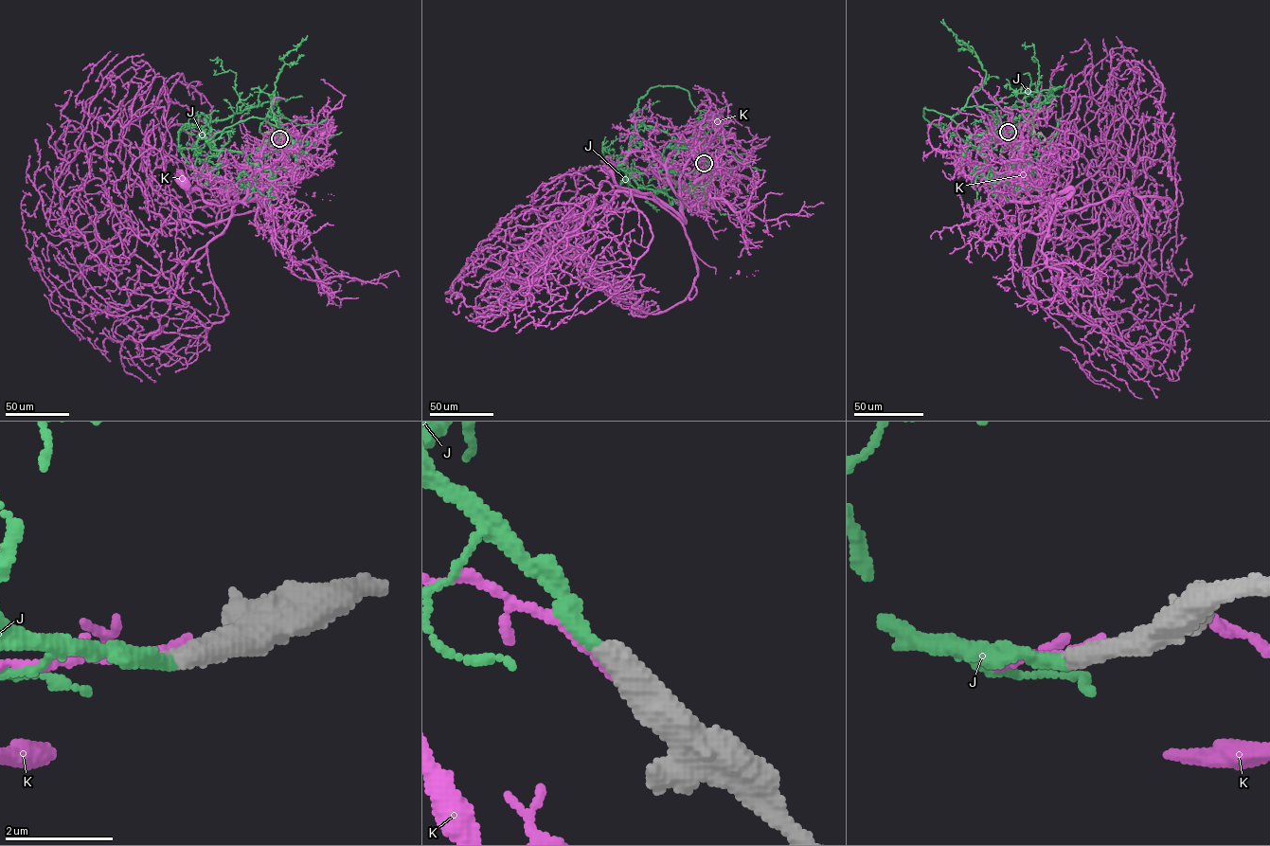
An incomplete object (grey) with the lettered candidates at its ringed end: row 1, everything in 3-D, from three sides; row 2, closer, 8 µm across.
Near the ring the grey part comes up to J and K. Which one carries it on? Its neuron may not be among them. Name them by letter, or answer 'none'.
J

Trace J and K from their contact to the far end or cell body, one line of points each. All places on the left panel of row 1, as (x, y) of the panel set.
J: (279, 138), (249, 154), (212, 150), (207, 141), (250, 117), (276, 125), (271, 103), (281, 60), (307, 35)
K: (279, 137), (268, 143), (256, 163), (242, 202), (254, 200), (260, 191), (253, 198), (216, 206), (186, 184)

